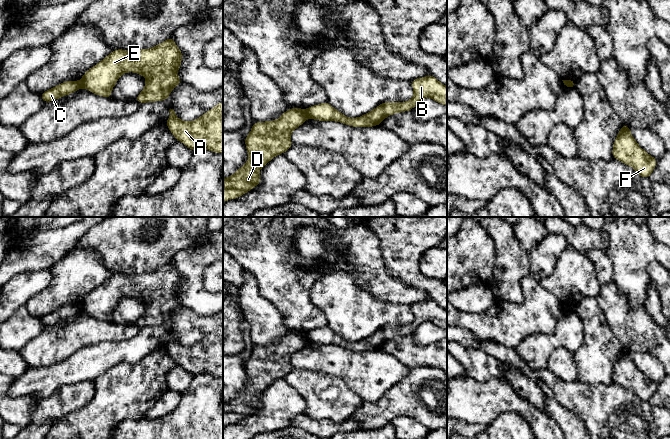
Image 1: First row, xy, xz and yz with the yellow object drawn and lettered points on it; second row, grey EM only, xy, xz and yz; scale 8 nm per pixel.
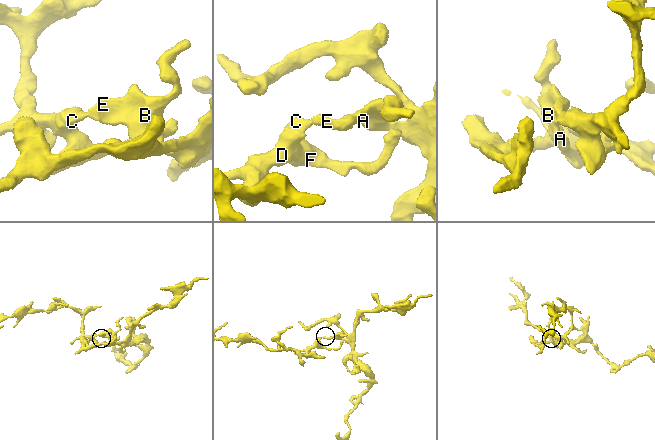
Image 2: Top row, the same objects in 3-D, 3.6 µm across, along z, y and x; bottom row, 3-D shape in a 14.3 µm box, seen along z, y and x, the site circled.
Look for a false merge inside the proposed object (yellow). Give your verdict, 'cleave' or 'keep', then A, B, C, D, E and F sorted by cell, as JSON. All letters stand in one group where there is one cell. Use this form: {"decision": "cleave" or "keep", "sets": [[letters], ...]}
{"decision": "cleave", "sets": [["A", "B", "E"], ["C", "D", "F"]]}

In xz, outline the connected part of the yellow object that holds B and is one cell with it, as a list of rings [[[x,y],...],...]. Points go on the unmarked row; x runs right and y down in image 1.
[[[426,299],[411,305],[414,314],[412,323],[406,326],[383,326],[375,333],[358,342],[349,342],[332,331],[328,325],[310,330],[305,335],[309,342],[319,345],[341,346],[352,351],[373,351],[381,349],[389,339],[410,335],[423,322],[432,322],[434,325],[447,330],[447,311],[434,300]]]

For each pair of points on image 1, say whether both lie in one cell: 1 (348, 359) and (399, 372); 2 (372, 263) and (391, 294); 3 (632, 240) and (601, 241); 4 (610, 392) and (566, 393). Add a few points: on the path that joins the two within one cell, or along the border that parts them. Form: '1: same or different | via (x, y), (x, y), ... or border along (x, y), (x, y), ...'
1: same | via (361, 370), (386, 371)
2: same | via (372, 271), (372, 275), (383, 286)
3: different | border along (601, 229), (608, 237), (608, 247), (606, 249)
4: same | via (599, 394), (593, 400), (584, 400), (577, 396)

